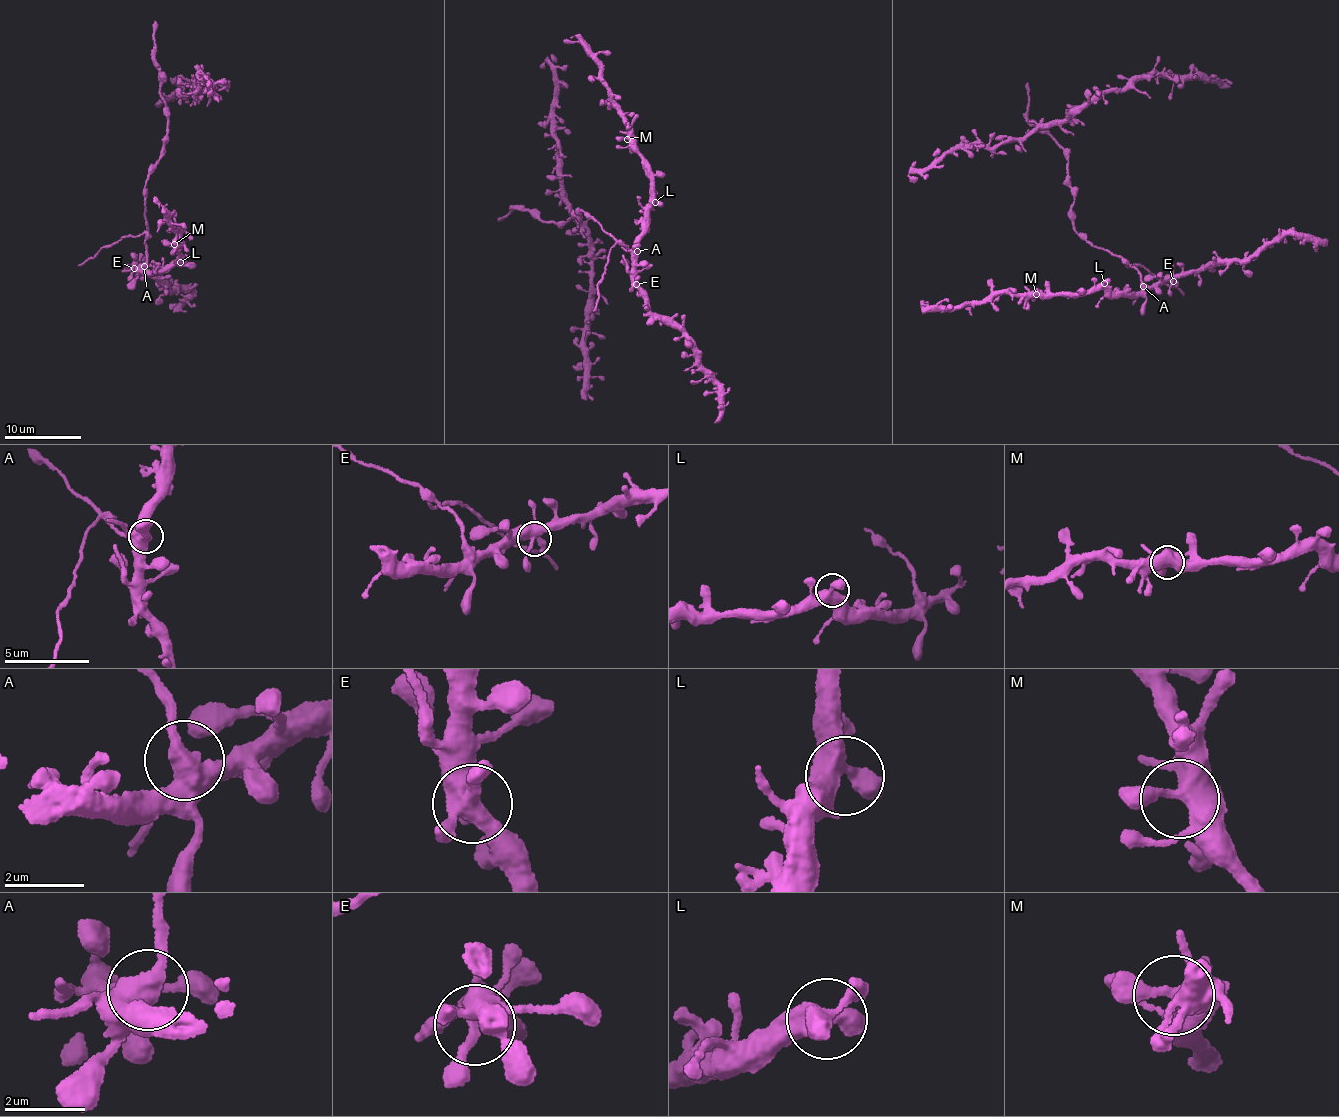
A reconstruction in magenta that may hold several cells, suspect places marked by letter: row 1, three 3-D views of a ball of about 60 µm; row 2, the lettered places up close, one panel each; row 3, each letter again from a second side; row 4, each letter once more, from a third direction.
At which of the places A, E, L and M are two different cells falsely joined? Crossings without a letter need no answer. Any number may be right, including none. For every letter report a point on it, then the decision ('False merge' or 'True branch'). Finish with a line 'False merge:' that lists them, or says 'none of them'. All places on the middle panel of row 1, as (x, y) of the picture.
A: Place: (637, 251). False merge
E: Place: (636, 284). True branch
L: Place: (655, 202). True branch
M: Place: (627, 139). True branch
False merge: A

